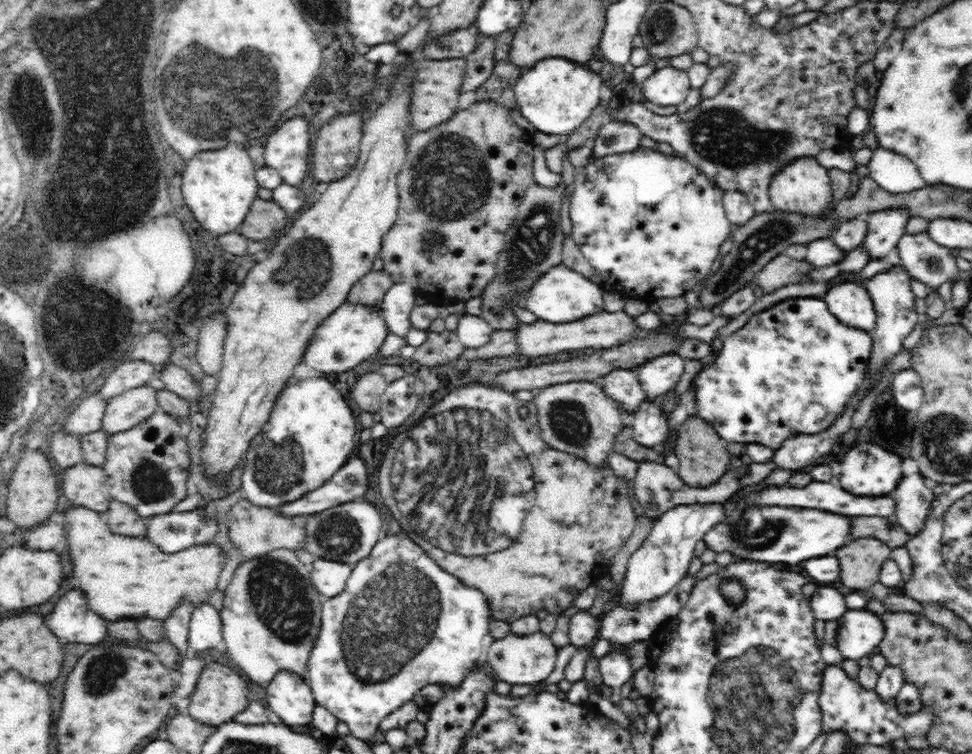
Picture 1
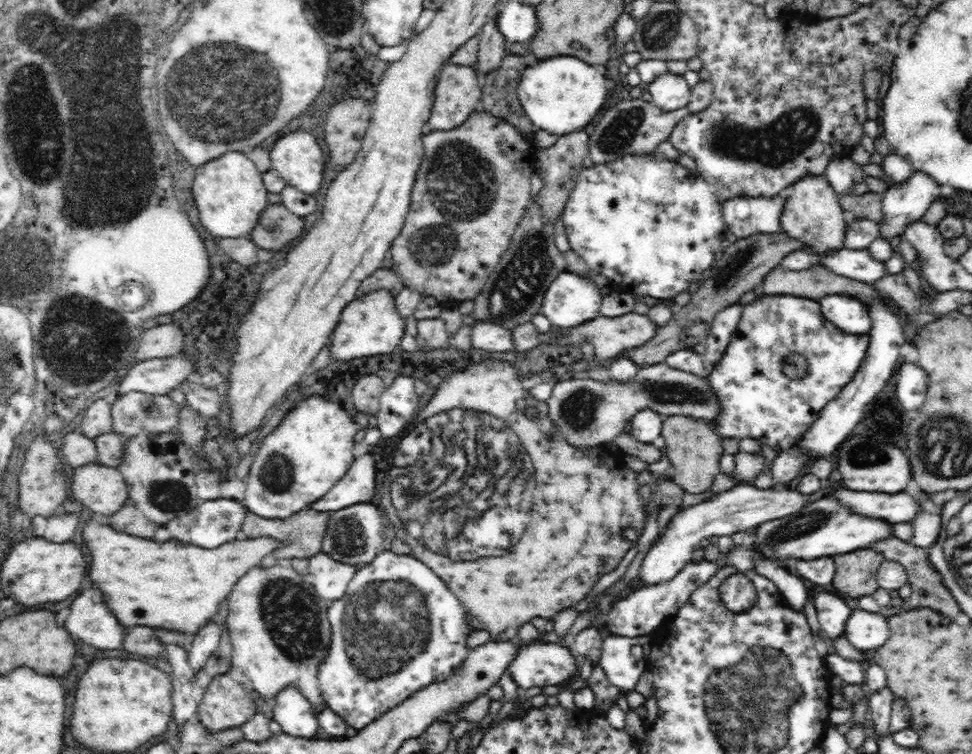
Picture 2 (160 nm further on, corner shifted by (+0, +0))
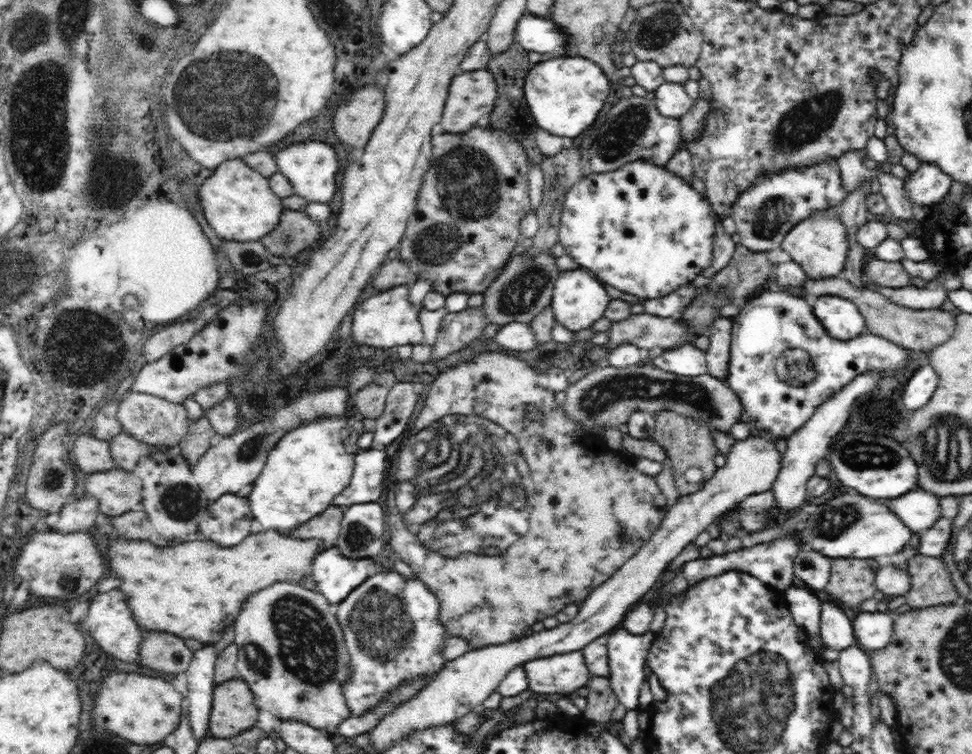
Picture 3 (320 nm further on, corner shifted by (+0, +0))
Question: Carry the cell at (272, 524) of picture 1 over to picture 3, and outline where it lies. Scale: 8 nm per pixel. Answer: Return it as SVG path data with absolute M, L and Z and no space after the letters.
M329 506L322 514L316 515L293 530L291 536L302 540L317 538L322 542L322 550L336 547L343 516L344 508Z

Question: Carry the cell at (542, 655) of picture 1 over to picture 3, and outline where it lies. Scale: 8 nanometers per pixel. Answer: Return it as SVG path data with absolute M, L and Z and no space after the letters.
M582 651L538 657L525 663L524 668L529 690L540 694L570 695L579 688L588 688L592 678Z

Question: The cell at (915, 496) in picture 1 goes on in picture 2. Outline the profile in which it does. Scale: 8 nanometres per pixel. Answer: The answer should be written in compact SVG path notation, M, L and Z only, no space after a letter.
M928 496L921 497L921 511L911 523L914 530L912 543L918 548L930 548L940 534L942 509Z

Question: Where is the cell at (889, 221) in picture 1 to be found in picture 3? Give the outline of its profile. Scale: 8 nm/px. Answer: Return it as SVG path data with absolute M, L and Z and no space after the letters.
M922 163L905 182L905 196L910 203L918 202L929 210L944 200L953 182L940 167Z

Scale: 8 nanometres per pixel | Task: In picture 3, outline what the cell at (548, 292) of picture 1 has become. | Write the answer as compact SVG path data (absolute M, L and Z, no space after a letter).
M579 266L569 271L562 271L558 275L551 302L556 323L577 333L580 330L590 329L593 324L604 318L612 299L604 283L591 271Z

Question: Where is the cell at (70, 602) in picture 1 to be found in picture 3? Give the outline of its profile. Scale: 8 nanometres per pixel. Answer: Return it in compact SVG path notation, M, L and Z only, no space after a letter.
M114 589L106 594L98 594L90 604L88 616L82 622L82 626L98 642L98 646L102 646L102 650L116 656L122 662L140 665L141 654L139 650L147 631L137 623L133 612L128 612L128 606L124 604L124 596L120 596L120 590Z

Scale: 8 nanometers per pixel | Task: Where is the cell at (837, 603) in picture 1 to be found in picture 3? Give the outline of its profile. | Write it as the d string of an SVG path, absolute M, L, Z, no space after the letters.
M821 602L820 632L825 646L840 652L857 640L853 631L852 620L836 606L836 602Z

